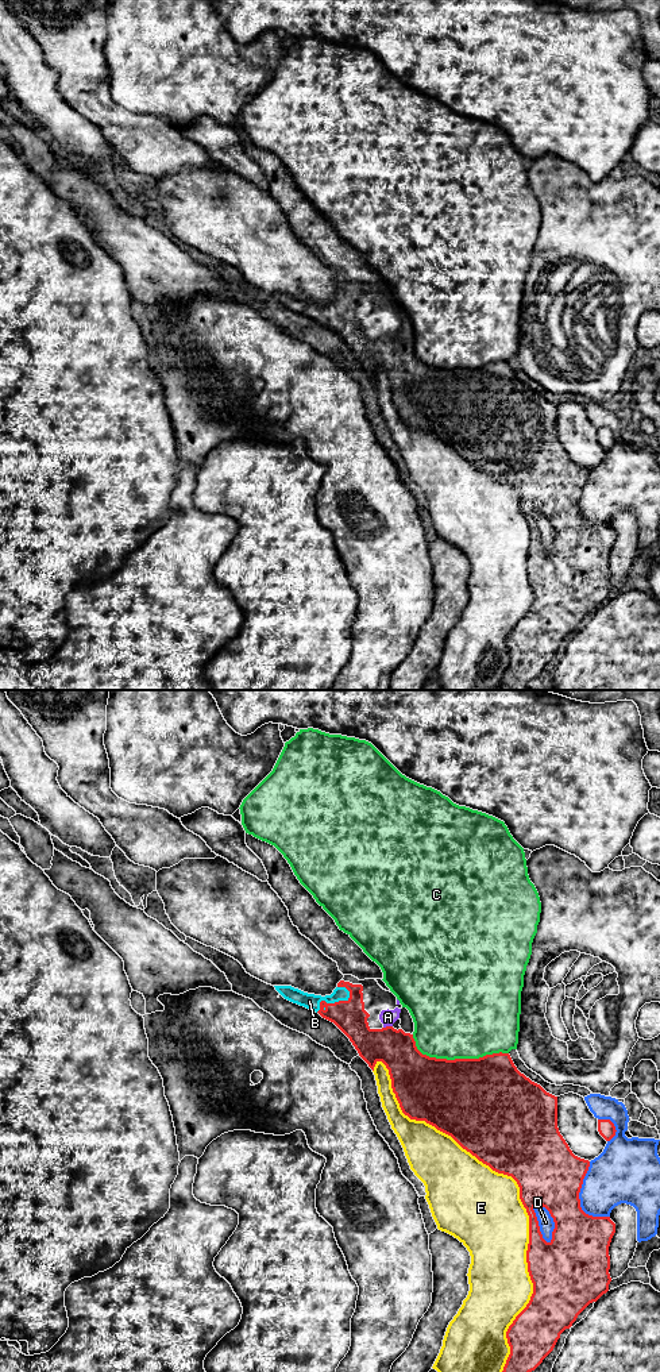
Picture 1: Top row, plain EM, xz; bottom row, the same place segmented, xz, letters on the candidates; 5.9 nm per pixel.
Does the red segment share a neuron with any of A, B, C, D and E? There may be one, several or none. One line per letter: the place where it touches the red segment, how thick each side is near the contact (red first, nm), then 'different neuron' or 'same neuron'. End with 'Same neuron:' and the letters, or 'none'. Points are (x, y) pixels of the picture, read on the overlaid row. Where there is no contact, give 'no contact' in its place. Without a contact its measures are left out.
A: xz (388, 1026) | 220/100 nm | same neuron
B: xz (332, 1004) | 190/90 nm | same neuron
C: xz (456, 1059) | 480/500 nm | different neuron
D: xz (537, 1224) | 300/90 nm | different neuron
E: xz (520, 1193) | 380/460 nm | different neuron
Same neuron: A, B

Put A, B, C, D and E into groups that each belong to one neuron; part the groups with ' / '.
A B / C / D / E

